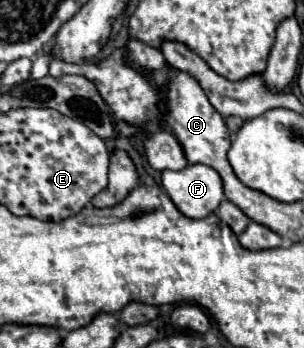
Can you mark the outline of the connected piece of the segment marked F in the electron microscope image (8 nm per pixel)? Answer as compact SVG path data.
M188 165L182 171L162 171L166 189L178 211L190 219L204 219L222 203L222 179L208 165Z

